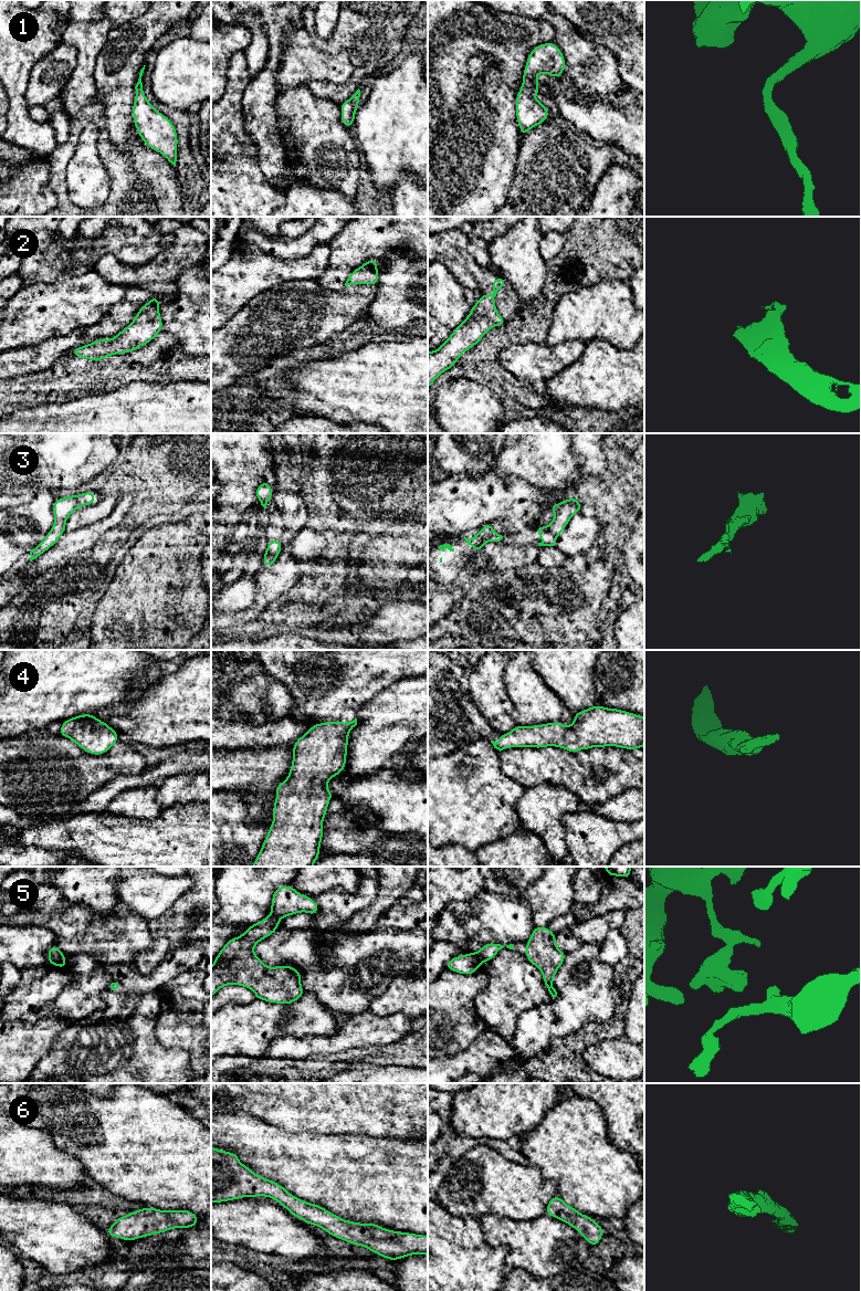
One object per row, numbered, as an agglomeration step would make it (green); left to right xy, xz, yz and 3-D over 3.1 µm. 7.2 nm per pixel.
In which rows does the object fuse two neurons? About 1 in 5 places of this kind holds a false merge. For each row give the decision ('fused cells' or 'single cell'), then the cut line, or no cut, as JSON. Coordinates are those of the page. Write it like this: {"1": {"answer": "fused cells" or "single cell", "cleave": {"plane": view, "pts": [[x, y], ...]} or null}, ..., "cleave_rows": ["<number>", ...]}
{"1": {"answer": "single cell", "cleave": null}, "2": {"answer": "single cell", "cleave": null}, "3": {"answer": "single cell", "cleave": null}, "4": {"answer": "single cell", "cleave": null}, "5": {"answer": "fused cells", "cleave": {"plane": "xy", "pts": [[64, 956], [54, 964]]}}, "6": {"answer": "single cell", "cleave": null}, "cleave_rows": ["5"]}

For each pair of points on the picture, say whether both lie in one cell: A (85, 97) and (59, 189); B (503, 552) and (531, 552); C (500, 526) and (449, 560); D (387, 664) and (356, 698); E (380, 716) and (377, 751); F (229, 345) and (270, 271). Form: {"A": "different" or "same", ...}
{"A": "same", "B": "same", "C": "same", "D": "same", "E": "same", "F": "different"}

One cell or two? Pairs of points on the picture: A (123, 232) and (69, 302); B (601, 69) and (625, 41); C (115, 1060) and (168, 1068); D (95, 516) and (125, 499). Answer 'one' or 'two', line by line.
A: two
B: two
C: one
D: two

